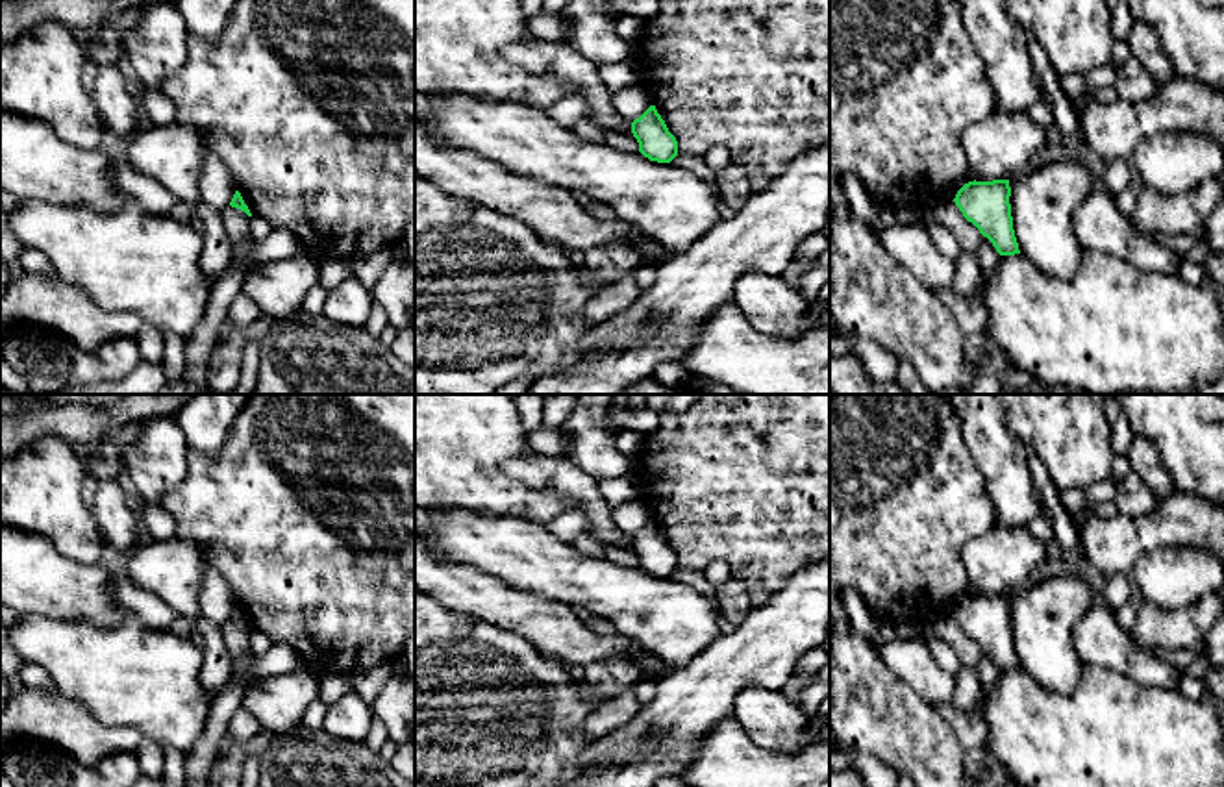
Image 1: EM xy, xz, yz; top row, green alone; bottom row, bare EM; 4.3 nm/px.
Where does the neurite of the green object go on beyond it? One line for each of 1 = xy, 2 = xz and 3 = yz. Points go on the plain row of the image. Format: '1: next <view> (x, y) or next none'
1: next none
2: next none
3: next none

